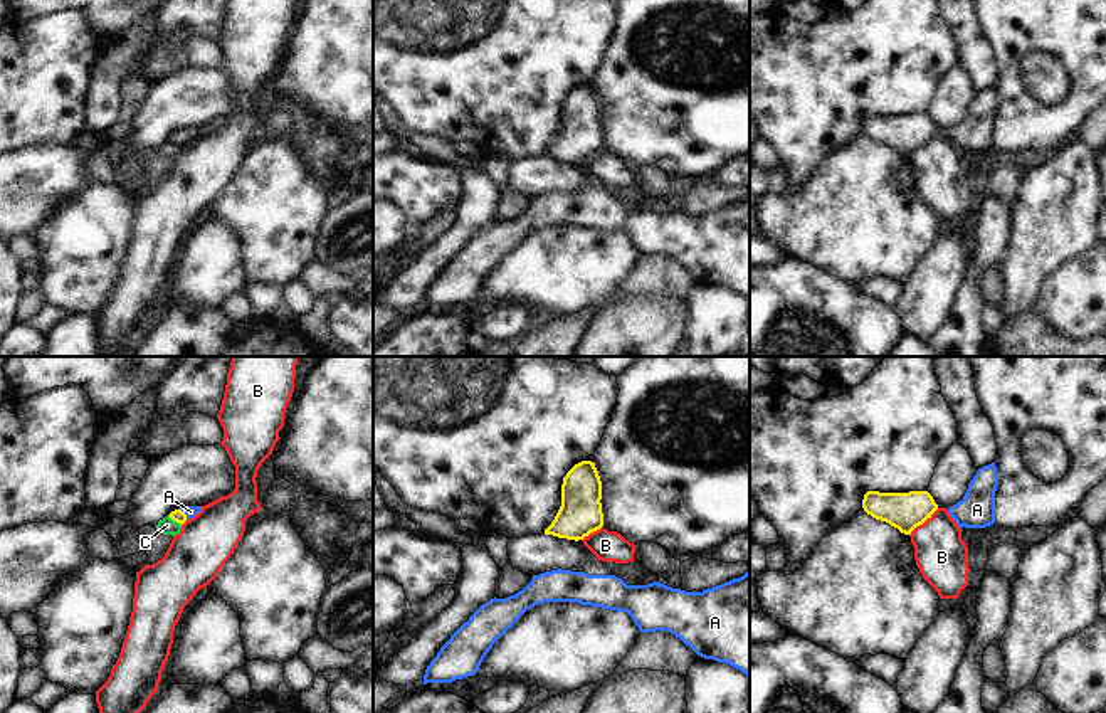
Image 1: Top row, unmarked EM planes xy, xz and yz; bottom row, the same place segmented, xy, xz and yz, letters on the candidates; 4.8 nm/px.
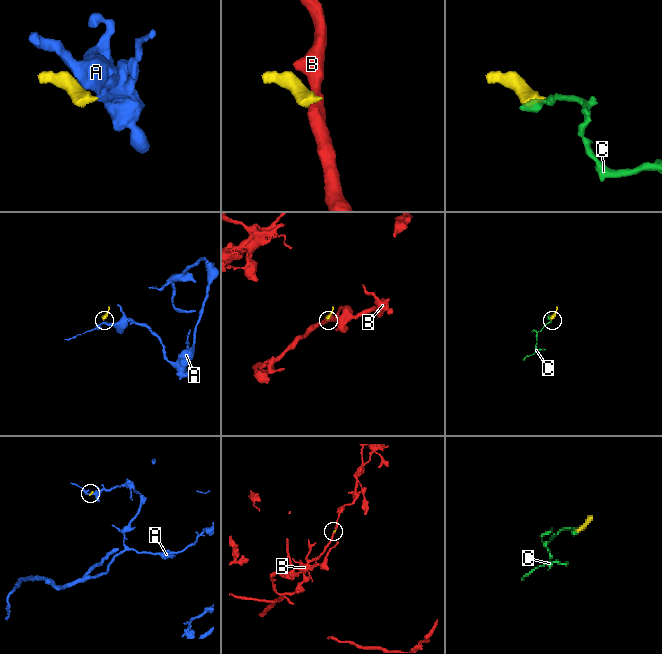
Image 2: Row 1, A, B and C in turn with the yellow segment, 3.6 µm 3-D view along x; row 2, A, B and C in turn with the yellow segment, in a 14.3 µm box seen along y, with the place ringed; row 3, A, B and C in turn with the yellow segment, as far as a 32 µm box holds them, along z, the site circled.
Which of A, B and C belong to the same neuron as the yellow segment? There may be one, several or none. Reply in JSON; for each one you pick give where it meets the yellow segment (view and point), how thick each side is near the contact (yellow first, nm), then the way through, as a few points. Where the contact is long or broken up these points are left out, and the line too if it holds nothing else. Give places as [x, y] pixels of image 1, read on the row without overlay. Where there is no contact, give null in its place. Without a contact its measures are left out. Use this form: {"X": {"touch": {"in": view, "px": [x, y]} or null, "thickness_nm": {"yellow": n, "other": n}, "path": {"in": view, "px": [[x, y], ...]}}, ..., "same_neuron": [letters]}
{"A": {"touch": {"in": "xy", "px": [184, 137]}, "thickness_nm": {"yellow": 60, "other": 60}, "path": {"in": "xy", "px": [[177, 138], [184, 137], [190, 135]]}}, "same_neuron": ["A"]}

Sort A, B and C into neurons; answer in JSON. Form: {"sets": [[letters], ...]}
{"sets": [["A"], ["B"], ["C"]]}

